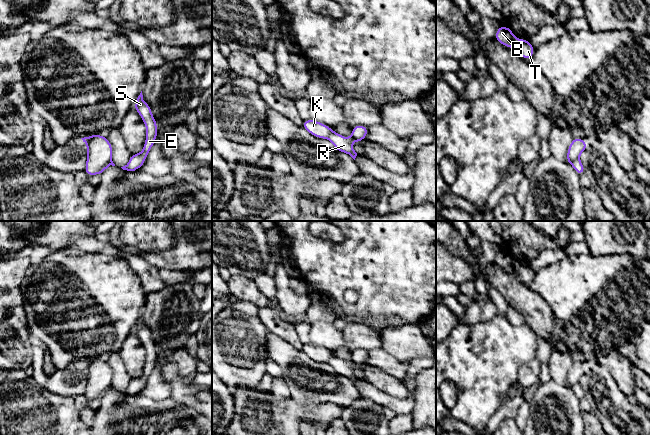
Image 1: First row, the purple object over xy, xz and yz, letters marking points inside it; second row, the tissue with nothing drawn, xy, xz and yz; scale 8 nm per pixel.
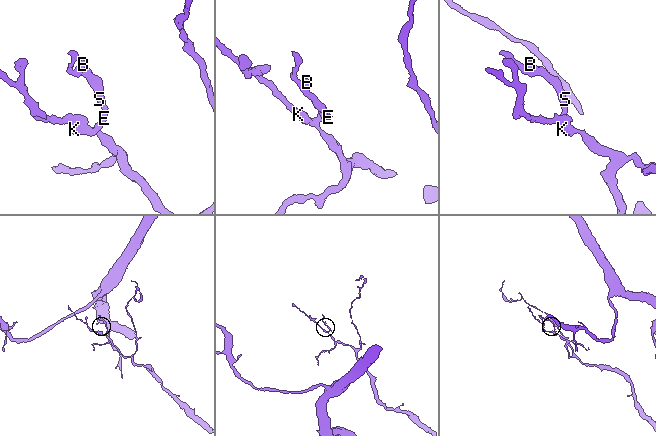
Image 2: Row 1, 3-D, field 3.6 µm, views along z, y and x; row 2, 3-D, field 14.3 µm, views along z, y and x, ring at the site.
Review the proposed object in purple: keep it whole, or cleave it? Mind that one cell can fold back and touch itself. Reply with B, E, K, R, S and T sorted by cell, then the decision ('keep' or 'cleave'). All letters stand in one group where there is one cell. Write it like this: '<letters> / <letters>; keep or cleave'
B E R S T / K; cleave

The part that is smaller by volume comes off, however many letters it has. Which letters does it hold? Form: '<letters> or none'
K

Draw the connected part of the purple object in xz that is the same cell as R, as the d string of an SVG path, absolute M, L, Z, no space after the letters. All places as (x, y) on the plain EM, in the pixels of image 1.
M355 349L352 352L352 357L350 362L343 361L337 356L331 357L326 363L331 365L335 371L335 374L344 376L350 379L354 384L357 377L352 372L352 366L361 366L365 363L368 358L368 351L364 349Z

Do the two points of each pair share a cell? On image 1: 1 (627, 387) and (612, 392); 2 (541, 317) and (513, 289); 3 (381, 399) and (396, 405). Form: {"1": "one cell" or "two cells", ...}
{"1": "two cells", "2": "one cell", "3": "one cell"}

